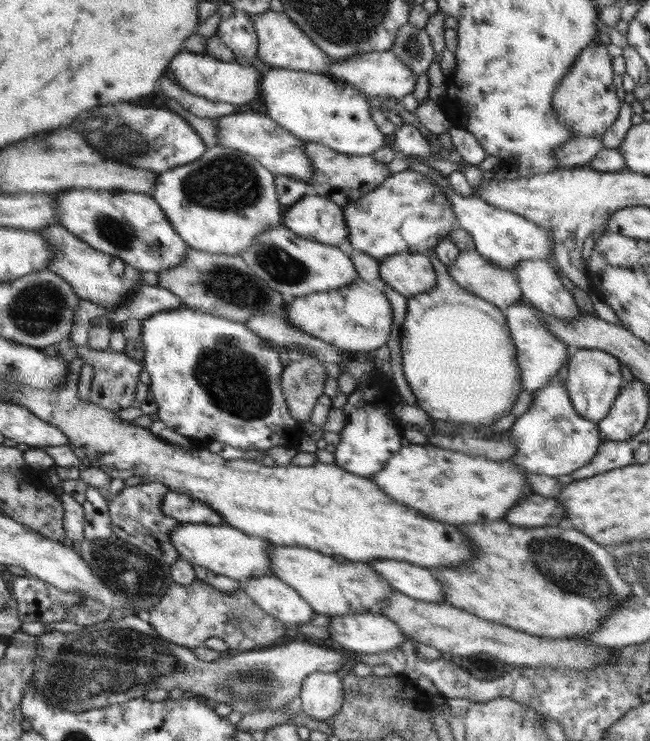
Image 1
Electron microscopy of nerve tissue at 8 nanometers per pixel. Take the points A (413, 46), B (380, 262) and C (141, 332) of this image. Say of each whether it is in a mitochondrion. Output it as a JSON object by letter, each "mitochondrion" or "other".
{"A":"mitochondrion","B":"other","C":"other"}

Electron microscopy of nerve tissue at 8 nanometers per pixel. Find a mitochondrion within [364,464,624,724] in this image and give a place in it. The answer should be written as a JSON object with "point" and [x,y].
{"point":[574,570]}

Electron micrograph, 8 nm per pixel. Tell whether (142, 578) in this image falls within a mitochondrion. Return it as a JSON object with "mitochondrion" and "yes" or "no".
{"mitochondrion":"yes"}

